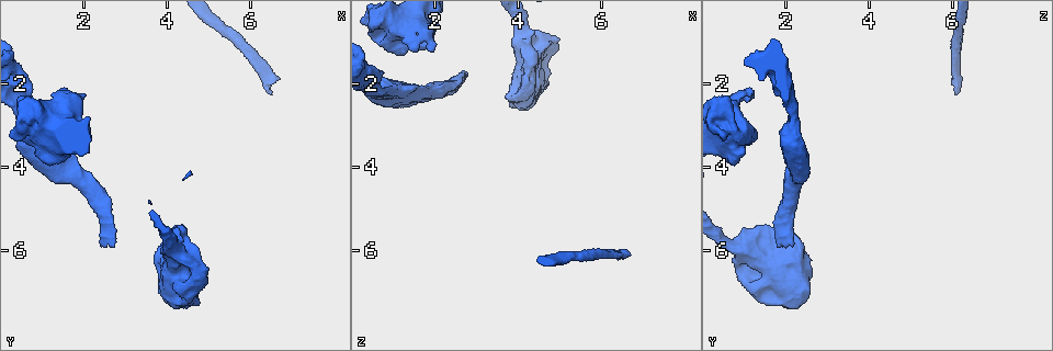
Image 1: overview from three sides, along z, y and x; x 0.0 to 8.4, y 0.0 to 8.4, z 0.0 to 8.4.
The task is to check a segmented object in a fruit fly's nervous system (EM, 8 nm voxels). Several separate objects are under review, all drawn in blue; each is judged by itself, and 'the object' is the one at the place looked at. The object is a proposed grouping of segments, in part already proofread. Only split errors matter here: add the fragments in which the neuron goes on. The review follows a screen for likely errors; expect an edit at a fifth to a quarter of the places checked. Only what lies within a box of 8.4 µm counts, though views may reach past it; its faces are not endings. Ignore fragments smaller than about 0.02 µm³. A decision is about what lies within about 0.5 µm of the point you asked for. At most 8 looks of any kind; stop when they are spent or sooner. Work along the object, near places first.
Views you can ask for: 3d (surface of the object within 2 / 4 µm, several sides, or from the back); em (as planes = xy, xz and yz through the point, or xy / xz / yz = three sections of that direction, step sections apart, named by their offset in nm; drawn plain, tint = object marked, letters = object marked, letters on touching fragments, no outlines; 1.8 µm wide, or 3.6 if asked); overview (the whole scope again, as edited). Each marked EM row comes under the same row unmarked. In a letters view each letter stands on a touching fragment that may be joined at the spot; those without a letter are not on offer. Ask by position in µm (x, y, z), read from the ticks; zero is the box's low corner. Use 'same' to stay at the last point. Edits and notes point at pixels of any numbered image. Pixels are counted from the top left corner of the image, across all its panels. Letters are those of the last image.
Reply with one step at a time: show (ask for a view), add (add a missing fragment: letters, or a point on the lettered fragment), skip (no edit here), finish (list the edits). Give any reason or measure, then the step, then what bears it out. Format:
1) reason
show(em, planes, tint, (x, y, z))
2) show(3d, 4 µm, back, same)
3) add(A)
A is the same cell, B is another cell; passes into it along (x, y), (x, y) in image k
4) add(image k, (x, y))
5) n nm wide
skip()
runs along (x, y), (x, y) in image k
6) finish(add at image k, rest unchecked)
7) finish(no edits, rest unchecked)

branch stops here
show(3d, 2 µm, (2.70, 5.90, 1.75))

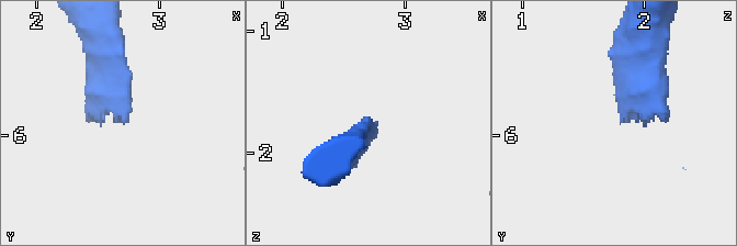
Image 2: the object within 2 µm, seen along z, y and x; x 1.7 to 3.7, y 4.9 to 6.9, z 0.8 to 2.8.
show(em, xy, step 16, letters, (2.72, 5.90, 1.80))

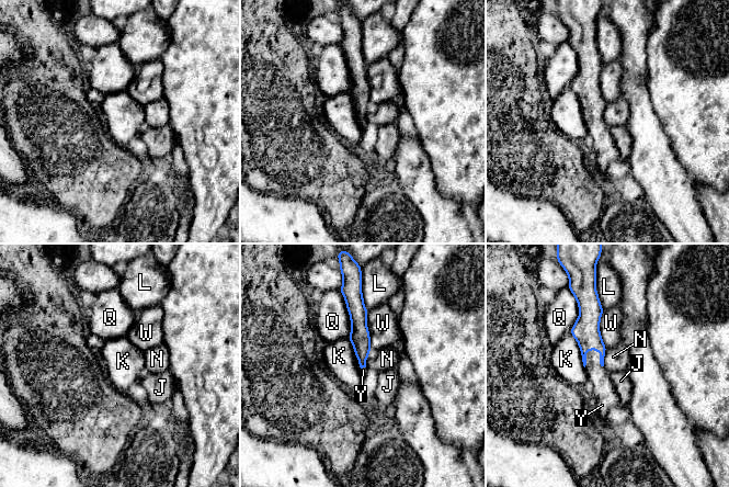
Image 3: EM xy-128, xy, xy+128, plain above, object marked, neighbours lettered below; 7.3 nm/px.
cut it another way
show(em, yz, step 8, letters, same)

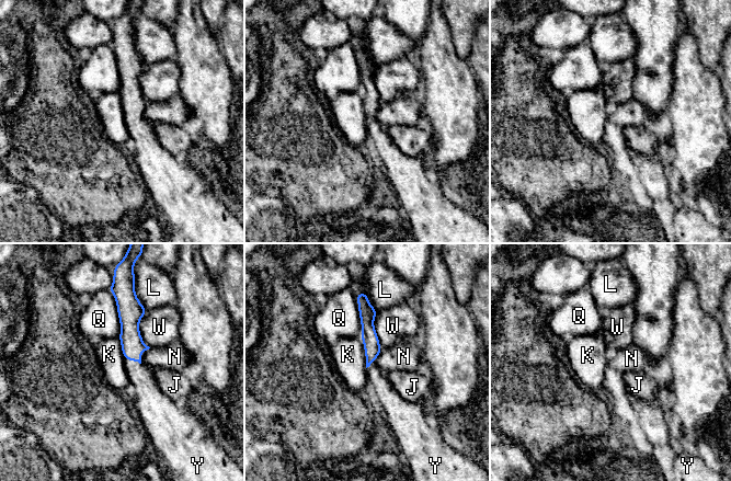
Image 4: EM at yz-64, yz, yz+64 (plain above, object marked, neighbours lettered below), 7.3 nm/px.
add(Y)
Y is the same cell, J, K, L, N, Q and W are other cells; the neuron continues

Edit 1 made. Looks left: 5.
see it whole again
show(overview)

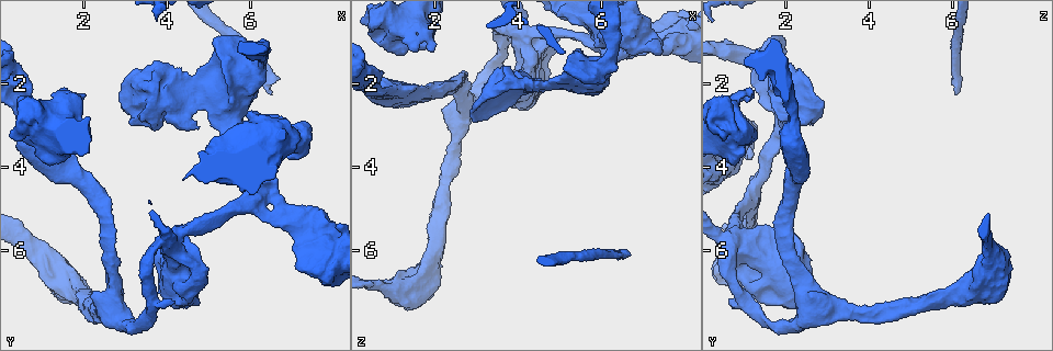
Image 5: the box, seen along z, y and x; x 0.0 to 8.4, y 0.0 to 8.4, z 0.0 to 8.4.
thin end
show(3d, 2 µm, (2.00, 2.25, 1.15))

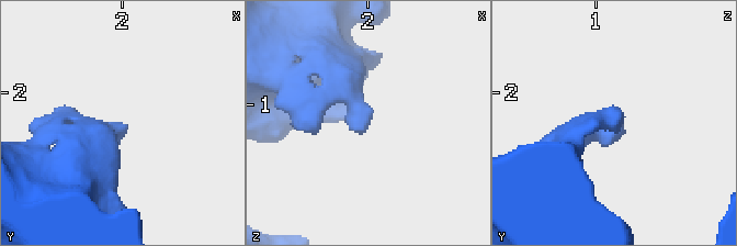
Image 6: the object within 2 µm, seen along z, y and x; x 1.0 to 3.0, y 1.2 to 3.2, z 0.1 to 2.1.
now the EM
show(em, planes, letters, (1.96, 2.24, 1.16))

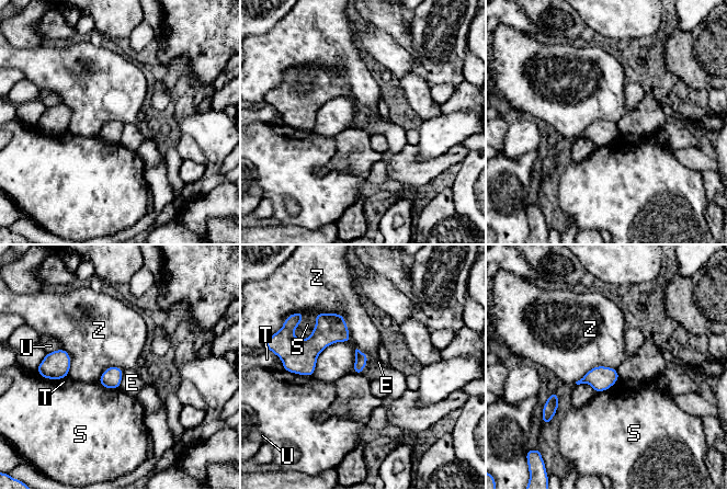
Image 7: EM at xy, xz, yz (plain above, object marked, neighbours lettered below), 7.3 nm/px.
skip()
E, S, T, U and Z are other cells; border along (340, 312), (350, 340), (311, 375) in image 7; no lettered fragment goes on from it

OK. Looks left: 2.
branch stops here
show(em, planes, letters, (6.45, 2.25, 6.10))

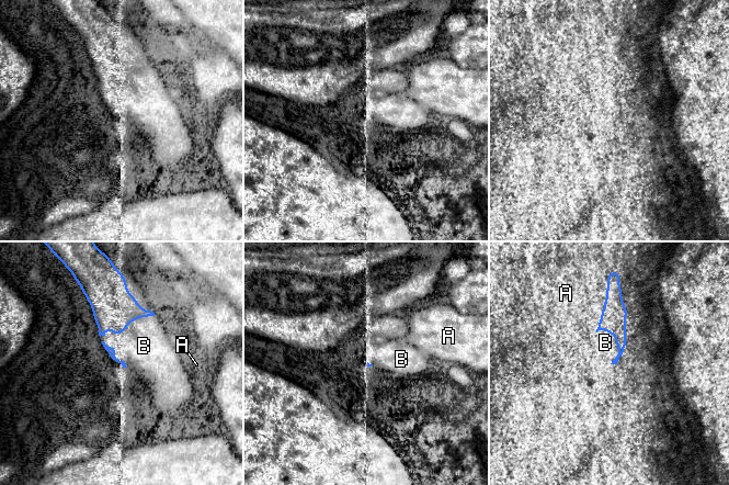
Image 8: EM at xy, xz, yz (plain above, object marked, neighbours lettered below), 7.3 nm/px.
add(B)
B is the same cell, A is another cell; the neuron continues

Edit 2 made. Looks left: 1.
finish(add at image 4, add at image 8, rest unchecked)

